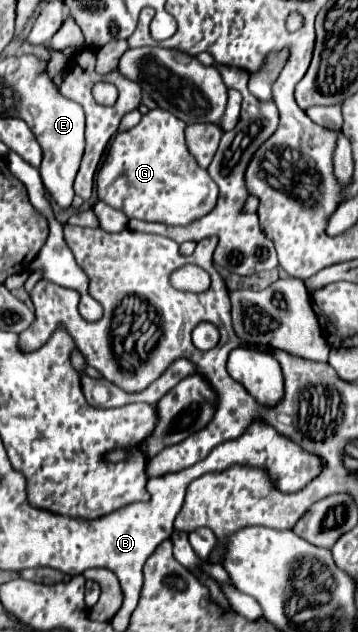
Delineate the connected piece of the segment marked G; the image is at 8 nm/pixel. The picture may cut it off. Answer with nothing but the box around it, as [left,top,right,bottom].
[96,108,218,226]

